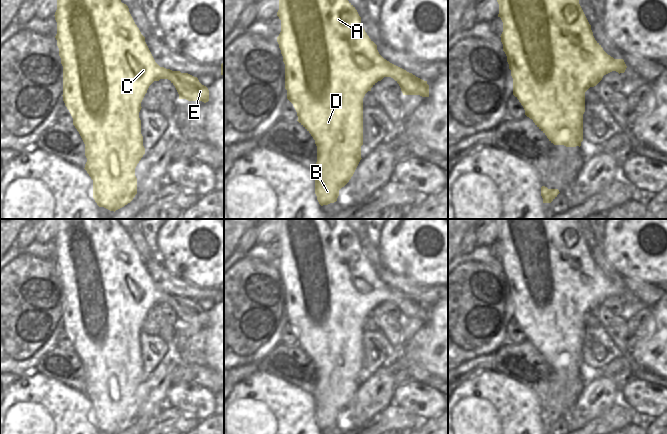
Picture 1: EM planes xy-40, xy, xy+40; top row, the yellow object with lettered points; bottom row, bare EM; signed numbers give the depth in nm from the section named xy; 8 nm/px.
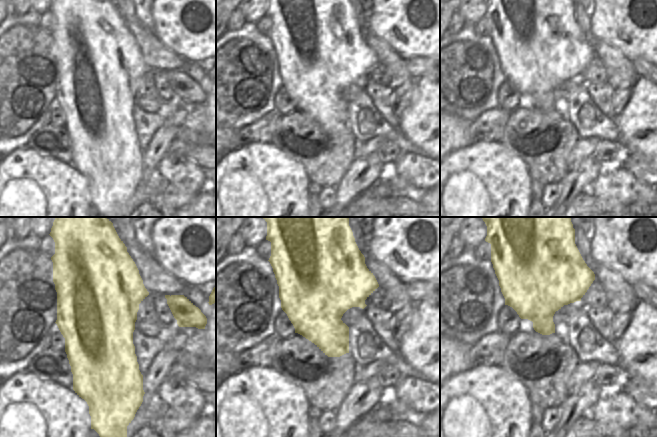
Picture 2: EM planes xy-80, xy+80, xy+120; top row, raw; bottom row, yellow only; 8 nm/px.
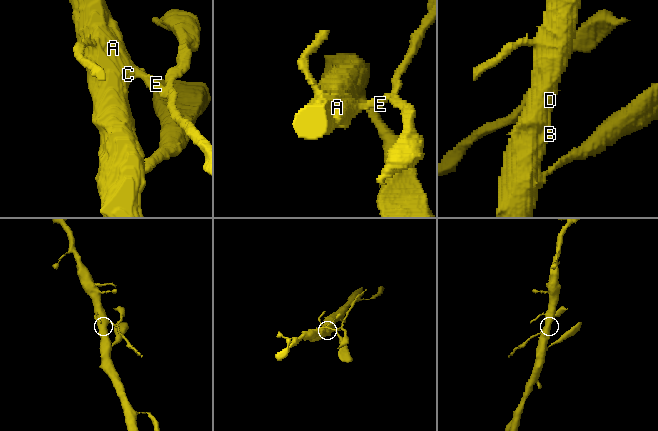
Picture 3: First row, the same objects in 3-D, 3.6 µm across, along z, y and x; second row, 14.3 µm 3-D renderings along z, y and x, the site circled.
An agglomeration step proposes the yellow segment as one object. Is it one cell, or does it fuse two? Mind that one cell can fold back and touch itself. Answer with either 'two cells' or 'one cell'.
two cells

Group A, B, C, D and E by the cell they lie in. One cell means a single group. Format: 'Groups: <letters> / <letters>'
Groups: A B C D / E.

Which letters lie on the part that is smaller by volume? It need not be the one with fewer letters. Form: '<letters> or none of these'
E.

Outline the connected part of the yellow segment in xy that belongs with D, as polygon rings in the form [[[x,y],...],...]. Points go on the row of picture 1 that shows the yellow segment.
[[[279,0],[277,16],[281,20],[281,32],[277,42],[285,64],[285,89],[287,99],[293,104],[298,122],[311,134],[317,146],[317,162],[315,164],[315,194],[321,206],[337,201],[339,190],[344,187],[353,176],[361,158],[361,146],[363,145],[363,98],[368,91],[384,77],[400,77],[406,70],[384,59],[377,50],[377,45],[365,32],[361,17],[355,7],[348,0]]]

